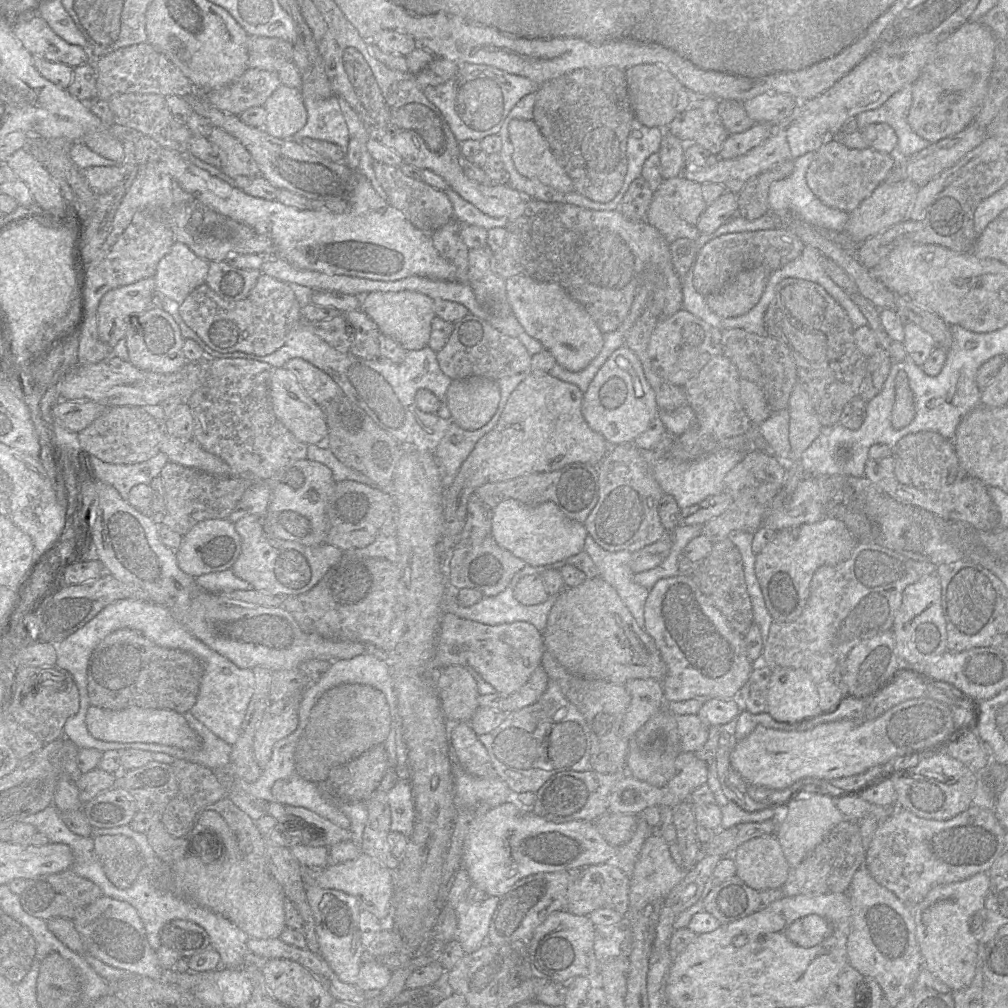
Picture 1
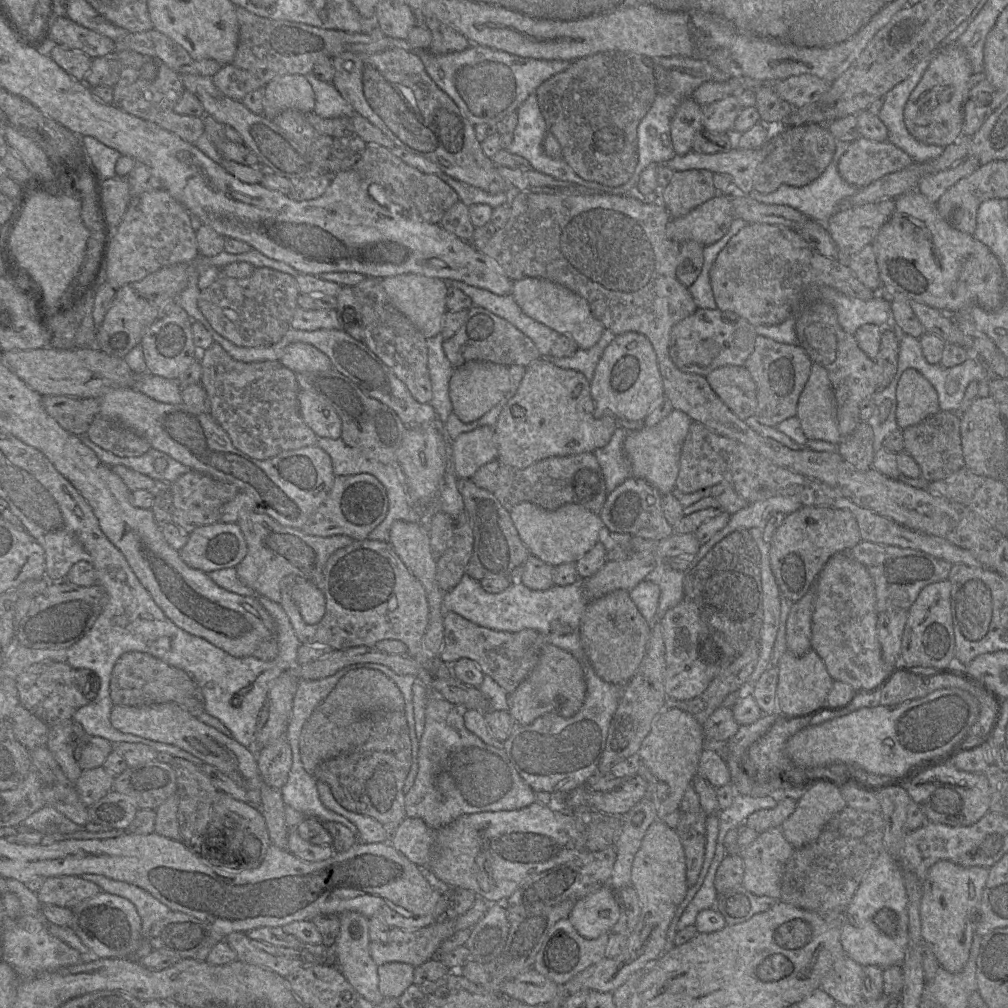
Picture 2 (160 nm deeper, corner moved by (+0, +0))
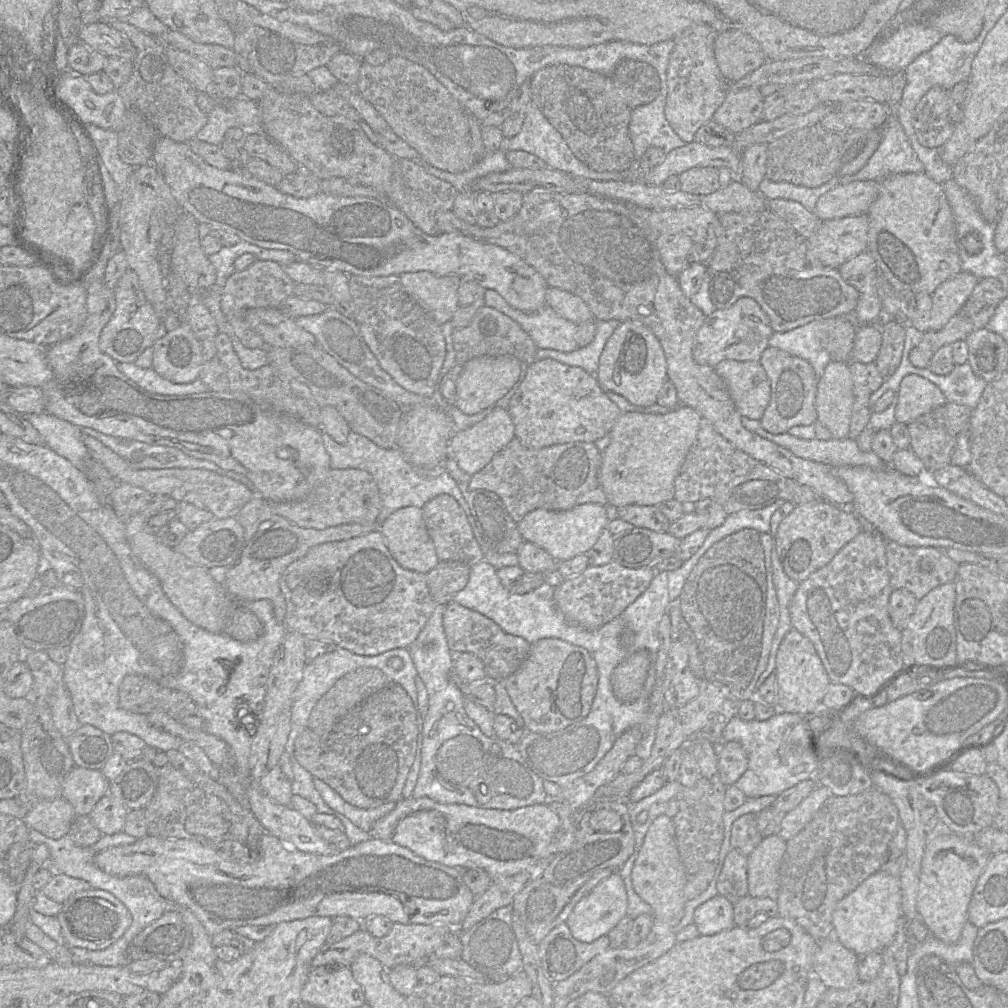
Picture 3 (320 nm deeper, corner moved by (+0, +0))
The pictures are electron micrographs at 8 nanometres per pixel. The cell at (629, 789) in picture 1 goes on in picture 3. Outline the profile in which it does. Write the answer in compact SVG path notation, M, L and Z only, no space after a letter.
M735 741L718 747L718 774L728 787L734 785L748 767L748 755L744 747Z

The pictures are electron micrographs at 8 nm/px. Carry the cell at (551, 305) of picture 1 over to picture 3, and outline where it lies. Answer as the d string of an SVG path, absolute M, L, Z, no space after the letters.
M549 287L545 294L545 303L558 315L576 325L595 320L586 303L567 291Z

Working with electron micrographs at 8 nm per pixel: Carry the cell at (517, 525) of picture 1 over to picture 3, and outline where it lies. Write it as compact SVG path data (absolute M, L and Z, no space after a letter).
M586 503L566 511L535 509L527 513L517 525L524 541L543 548L557 562L561 562L585 554L606 528L610 516L611 510L607 506Z

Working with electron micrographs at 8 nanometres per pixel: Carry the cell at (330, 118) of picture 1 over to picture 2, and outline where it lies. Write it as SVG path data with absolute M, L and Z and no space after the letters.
M314 74L305 75L315 94L313 113L322 118L352 117L352 106L342 97L332 83L319 80Z

